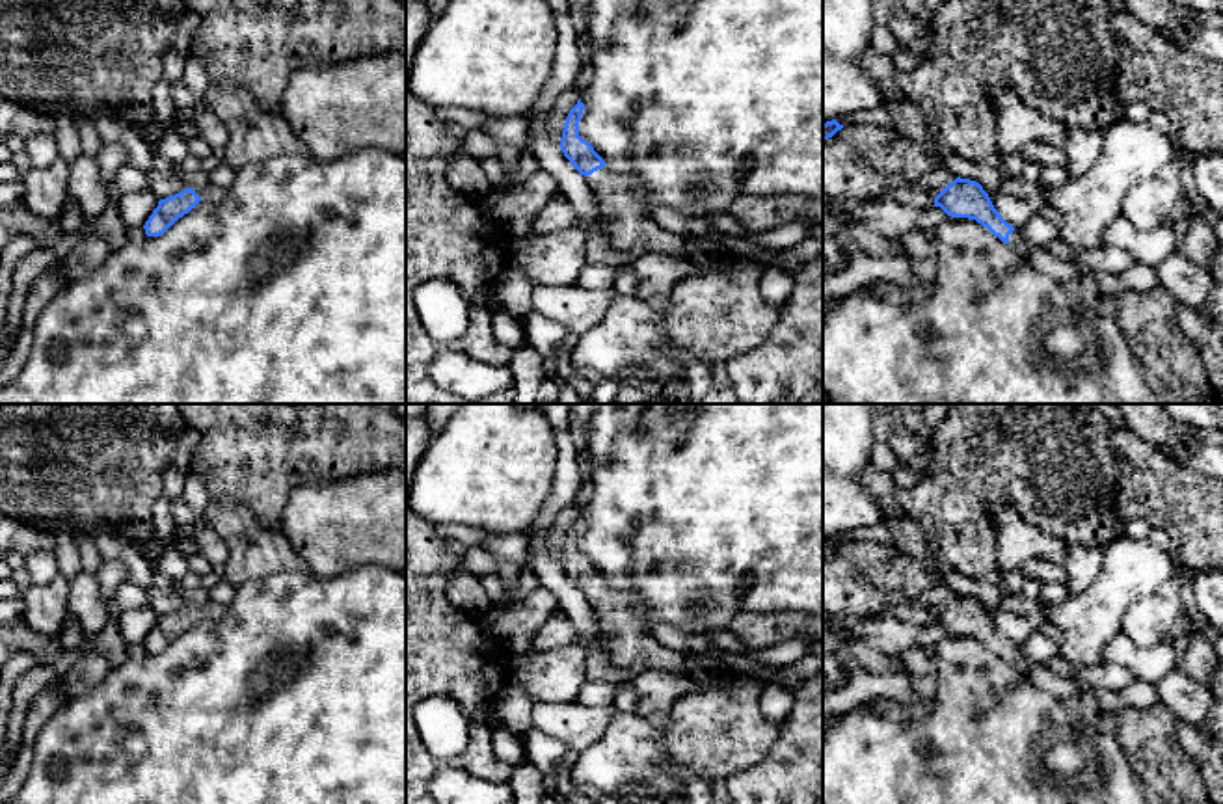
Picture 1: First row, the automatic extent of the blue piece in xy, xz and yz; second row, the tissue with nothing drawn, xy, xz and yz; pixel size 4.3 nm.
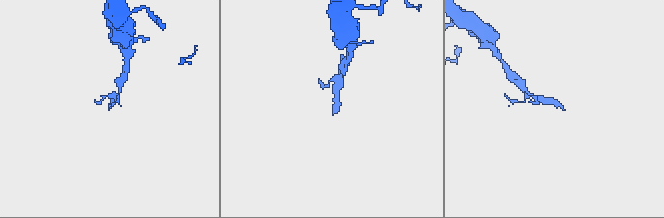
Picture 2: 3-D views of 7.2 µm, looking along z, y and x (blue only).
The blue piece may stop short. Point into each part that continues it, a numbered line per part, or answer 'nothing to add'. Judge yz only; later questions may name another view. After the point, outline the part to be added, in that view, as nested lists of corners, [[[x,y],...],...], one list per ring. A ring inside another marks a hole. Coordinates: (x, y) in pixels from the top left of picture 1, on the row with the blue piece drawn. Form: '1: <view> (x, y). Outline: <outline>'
1: yz (1017, 241). Outline: [[[1015,229],[1009,234],[1009,246],[1015,248],[1020,255],[1026,255],[1033,246]]]

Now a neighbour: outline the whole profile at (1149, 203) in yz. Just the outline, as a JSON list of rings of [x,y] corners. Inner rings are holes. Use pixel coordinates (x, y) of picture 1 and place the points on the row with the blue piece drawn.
[[[1178,134],[1167,138],[1173,147],[1173,160],[1162,171],[1145,182],[1139,182],[1122,201],[1122,216],[1139,231],[1150,231],[1178,205],[1184,188],[1184,171],[1191,169],[1195,158]]]

